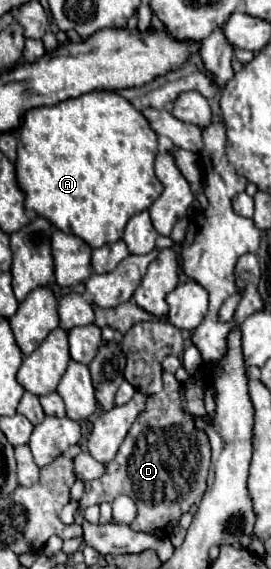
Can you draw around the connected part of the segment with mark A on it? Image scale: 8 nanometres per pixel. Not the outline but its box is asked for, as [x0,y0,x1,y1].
[17,91,163,249]

